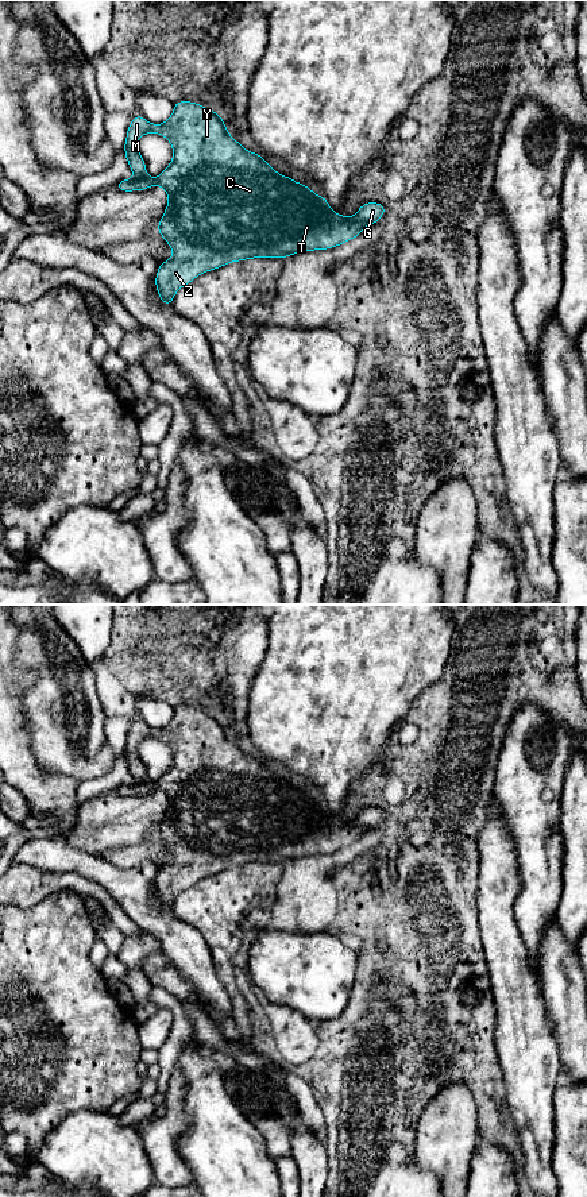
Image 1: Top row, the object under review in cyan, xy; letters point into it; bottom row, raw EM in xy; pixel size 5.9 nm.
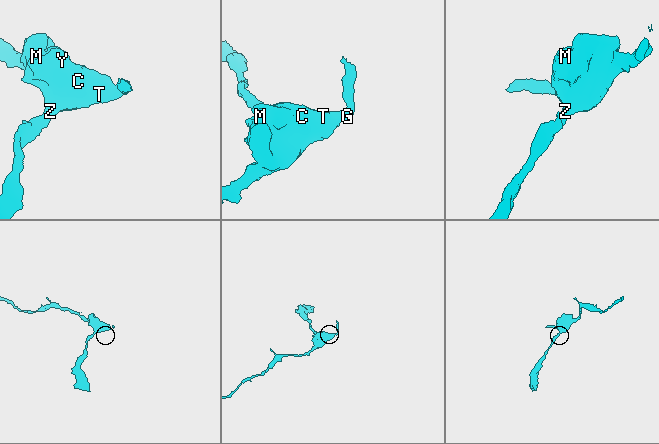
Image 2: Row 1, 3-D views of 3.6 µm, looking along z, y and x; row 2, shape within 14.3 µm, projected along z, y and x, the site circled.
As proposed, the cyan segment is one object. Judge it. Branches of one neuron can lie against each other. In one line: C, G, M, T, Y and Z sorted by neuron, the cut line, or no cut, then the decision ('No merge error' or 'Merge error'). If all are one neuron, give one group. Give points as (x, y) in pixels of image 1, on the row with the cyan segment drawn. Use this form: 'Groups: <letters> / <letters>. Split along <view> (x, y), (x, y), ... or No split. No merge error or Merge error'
Groups: C G M T Y Z. No split. No merge error

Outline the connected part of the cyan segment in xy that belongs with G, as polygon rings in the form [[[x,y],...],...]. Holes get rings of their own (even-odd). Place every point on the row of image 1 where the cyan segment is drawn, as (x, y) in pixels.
[[[193,101],[174,103],[171,116],[162,124],[151,124],[142,115],[132,117],[124,143],[124,154],[132,169],[131,179],[119,181],[115,188],[123,192],[144,190],[162,186],[169,197],[157,231],[171,247],[173,255],[162,262],[155,275],[155,287],[165,305],[171,305],[175,293],[202,273],[216,270],[232,262],[254,258],[283,259],[305,251],[328,250],[347,243],[360,235],[367,225],[376,224],[386,213],[379,202],[363,204],[354,217],[337,215],[325,197],[320,197],[308,185],[275,171],[256,152],[247,151],[227,130],[221,116]],[[144,134],[159,134],[173,147],[173,159],[161,175],[151,178],[146,173],[146,162],[138,151],[138,140]]]

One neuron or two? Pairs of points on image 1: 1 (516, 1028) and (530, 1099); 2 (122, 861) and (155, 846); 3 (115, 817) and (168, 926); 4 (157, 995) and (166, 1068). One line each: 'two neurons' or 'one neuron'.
1: one neuron
2: one neuron
3: two neurons
4: one neuron

